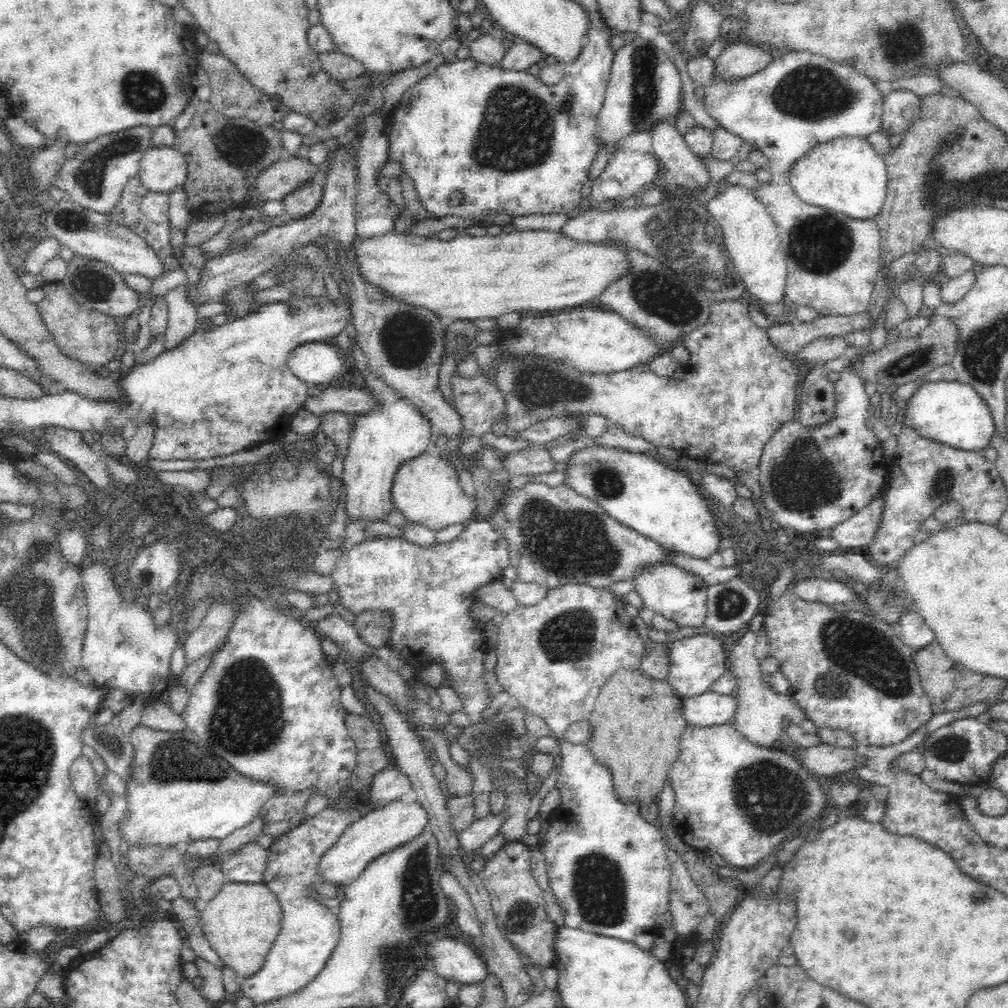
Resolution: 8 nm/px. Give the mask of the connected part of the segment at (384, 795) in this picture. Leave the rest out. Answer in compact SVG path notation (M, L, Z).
M393 765L375 776L368 798L376 804L392 802L396 799L416 802L416 792L410 778L400 768Z

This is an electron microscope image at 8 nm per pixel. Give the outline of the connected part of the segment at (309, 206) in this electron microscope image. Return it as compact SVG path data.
M316 183L304 184L283 198L284 212L293 220L308 218L320 206L322 196L324 188L320 188Z

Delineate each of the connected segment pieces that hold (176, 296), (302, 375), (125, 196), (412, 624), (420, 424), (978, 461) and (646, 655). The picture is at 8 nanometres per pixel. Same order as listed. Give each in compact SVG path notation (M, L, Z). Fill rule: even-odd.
M188 282L180 283L166 292L168 324L162 337L164 340L163 354L178 348L202 324L196 316L197 304L191 300L190 292Z
M333 341L306 342L292 349L287 356L287 365L294 375L310 386L329 383L343 376L346 366L340 359L340 350Z
M136 175L126 182L124 192L122 192L122 200L108 215L110 215L110 219L116 219L118 223L129 226L136 233L141 234L150 243L150 246L158 251L168 246L172 240L172 223L170 224L169 210L168 193L148 190L142 184L140 177Z
M470 520L454 540L437 545L434 549L424 549L412 542L388 536L376 536L362 541L345 550L336 558L331 570L334 581L338 583L340 603L346 610L358 614L366 609L386 609L394 615L394 628L388 645L407 662L424 662L440 657L445 672L443 683L457 695L464 706L463 712L473 719L484 712L492 702L490 686L486 682L486 653L491 646L485 641L485 624L478 623L470 616L474 589L481 584L499 580L504 568L510 566L509 541L499 528L492 528L490 520Z
M364 372L366 380L362 383L381 401L383 408L371 414L351 417L352 432L347 444L346 456L342 464L342 484L344 484L344 516L346 522L386 522L388 516L397 510L392 501L392 486L398 468L406 460L422 454L433 439L427 420L416 409L408 407L406 400L392 390L383 380L372 372Z
M902 423L900 434L897 436L897 447L892 459L889 459L888 496L886 496L886 512L880 532L876 534L874 542L864 549L870 560L884 565L895 566L896 562L907 554L914 545L914 535L920 524L928 519L942 503L956 500L965 511L968 522L980 522L995 524L998 522L1006 504L1006 489L1001 482L996 465L990 459L982 455L982 449L971 451L968 449L954 448L946 443L931 439L922 434L922 431L910 425Z
M637 633L643 644L643 655L640 664L642 670L650 677L666 679L669 674L668 668L672 664L672 659L670 659L670 648L672 648L672 645L668 642L652 642L648 638L648 633Z

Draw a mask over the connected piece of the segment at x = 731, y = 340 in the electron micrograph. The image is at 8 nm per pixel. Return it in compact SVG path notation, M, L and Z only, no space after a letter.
M737 301L712 303L708 323L681 340L691 354L690 361L683 366L685 376L682 378L654 374L648 363L614 374L594 376L580 374L561 362L552 362L547 358L530 357L502 362L497 379L507 401L508 427L505 435L516 440L528 426L539 420L598 412L618 423L628 434L644 438L650 446L665 446L677 450L680 455L696 457L706 463L724 464L736 474L756 472L766 442L782 426L797 420L800 380L796 365L773 345L766 331L750 320L748 312L749 308Z

